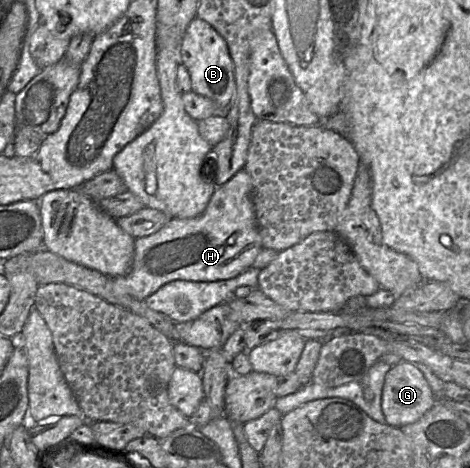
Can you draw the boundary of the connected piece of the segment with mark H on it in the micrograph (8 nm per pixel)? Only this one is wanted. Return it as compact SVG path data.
M242 168L225 184L216 187L201 215L189 219L171 218L154 234L135 238L130 271L124 276L112 277L116 293L143 301L160 287L175 280L226 280L252 267L263 247L251 188L251 177Z

